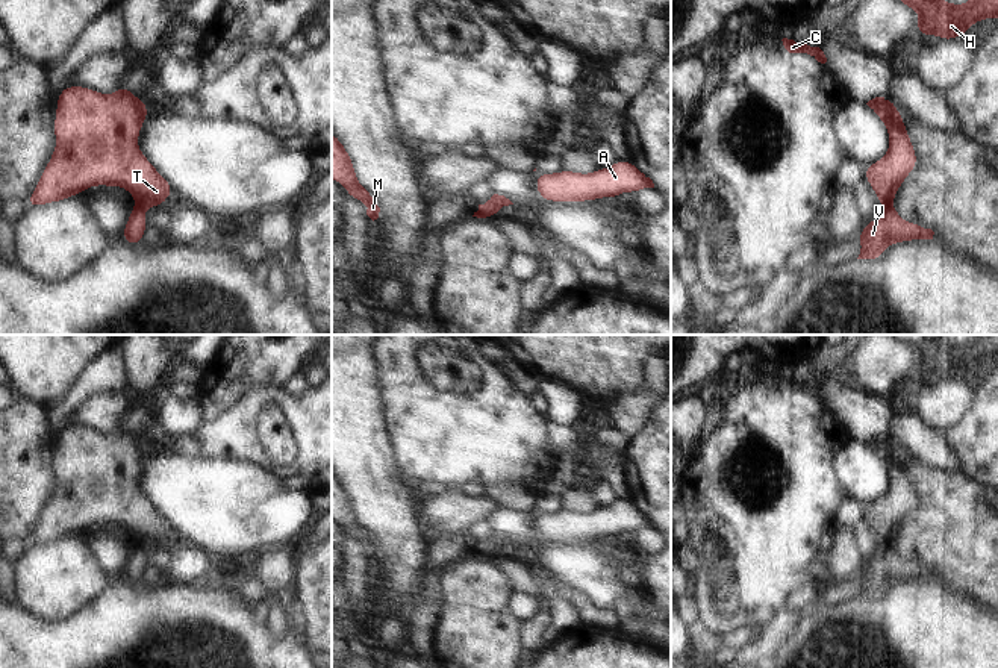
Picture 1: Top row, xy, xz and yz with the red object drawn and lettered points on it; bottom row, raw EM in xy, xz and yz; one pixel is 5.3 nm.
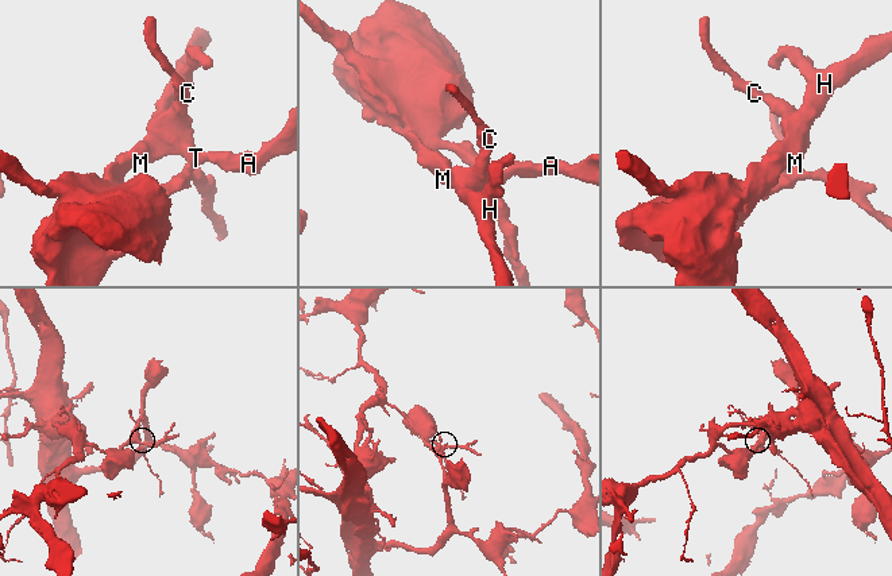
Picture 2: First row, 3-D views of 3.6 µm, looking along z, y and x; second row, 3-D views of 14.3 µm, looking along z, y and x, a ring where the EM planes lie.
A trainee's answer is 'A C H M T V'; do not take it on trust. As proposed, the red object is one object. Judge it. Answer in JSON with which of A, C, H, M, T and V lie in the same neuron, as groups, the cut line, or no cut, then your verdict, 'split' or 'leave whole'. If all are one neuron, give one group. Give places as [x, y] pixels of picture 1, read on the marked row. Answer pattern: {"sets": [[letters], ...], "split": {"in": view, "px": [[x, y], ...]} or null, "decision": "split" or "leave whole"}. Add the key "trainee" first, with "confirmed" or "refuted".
{"trainee": "refuted", "sets": [["A", "C", "H", "M", "T"], ["V"]], "split": {"in": "xy", "px": [[138, 203], [146, 208]]}, "decision": "split"}

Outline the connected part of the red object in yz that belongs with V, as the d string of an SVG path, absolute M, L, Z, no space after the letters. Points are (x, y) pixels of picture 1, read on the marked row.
M894 204L884 206L884 217L874 217L856 236L862 242L857 259L877 261L889 244L933 239L934 232L918 223L906 223Z

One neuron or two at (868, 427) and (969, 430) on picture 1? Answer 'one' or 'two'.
two

